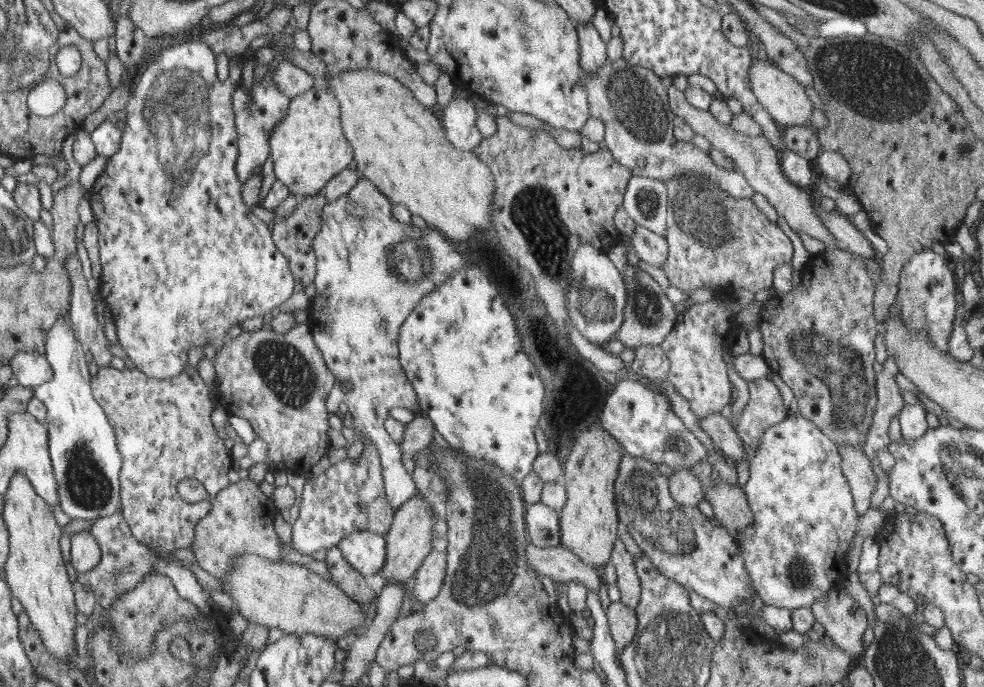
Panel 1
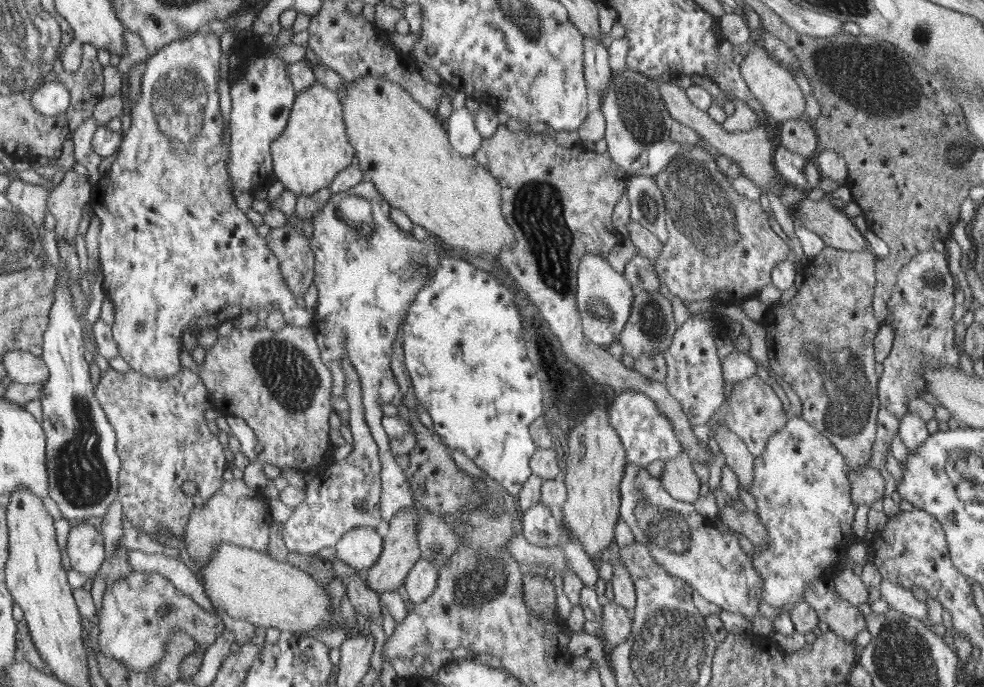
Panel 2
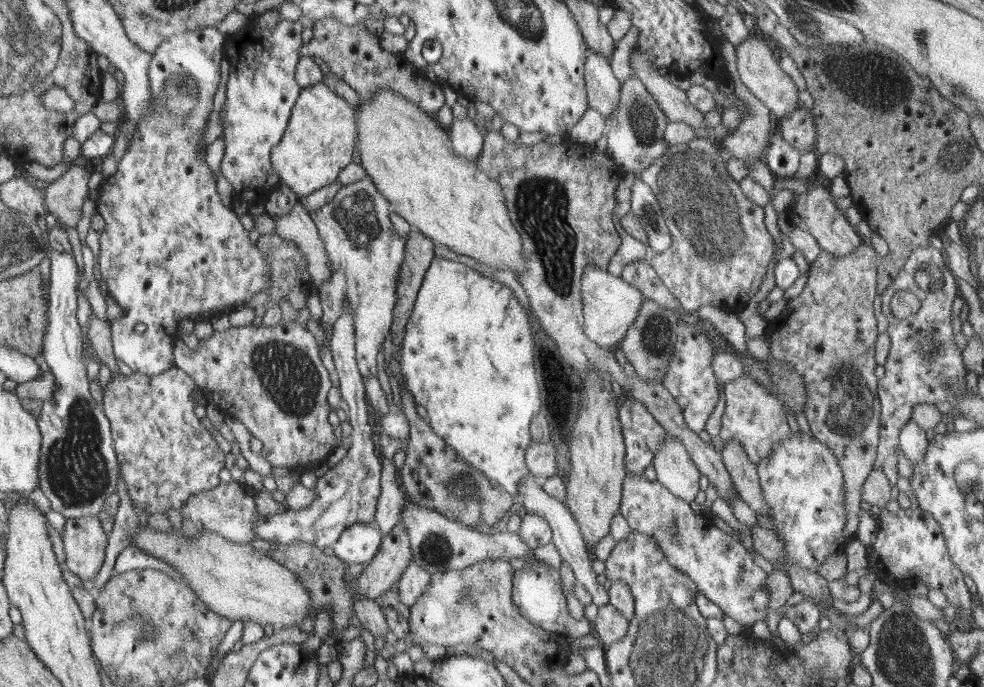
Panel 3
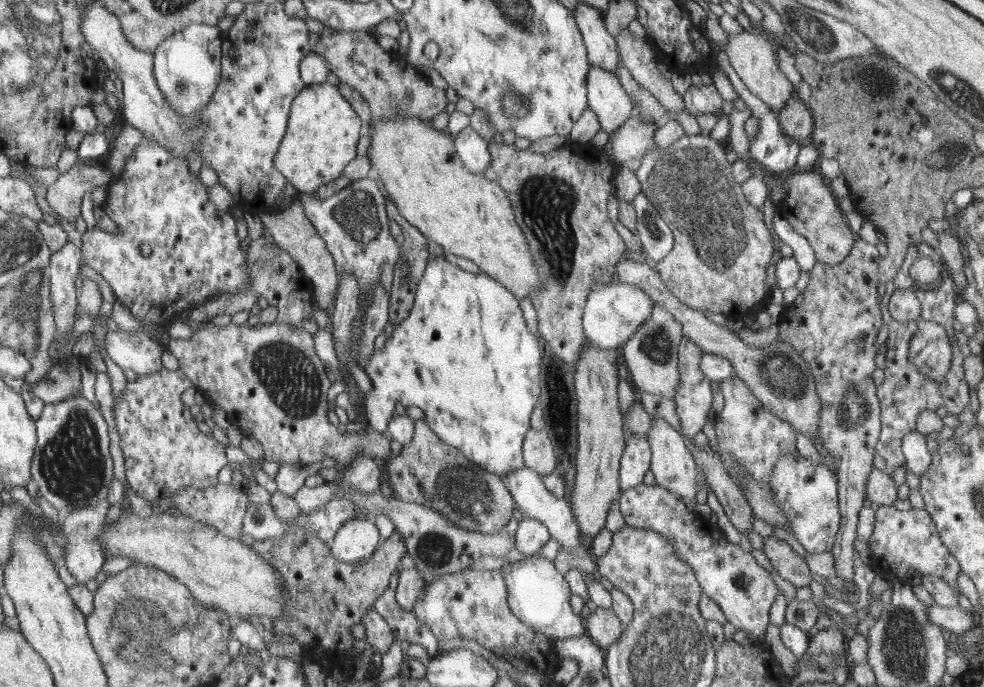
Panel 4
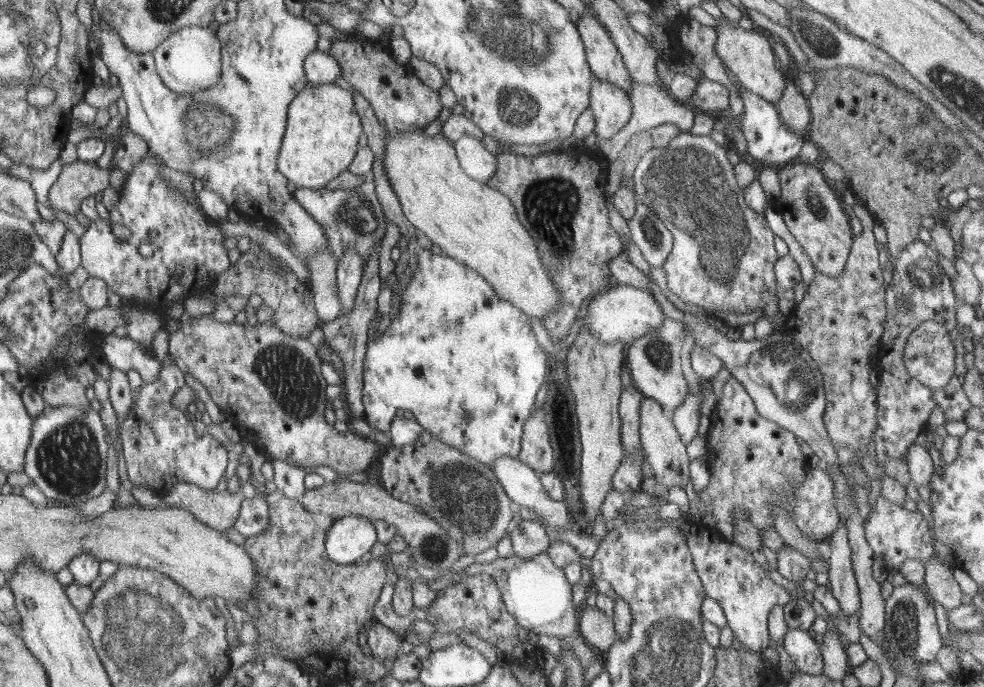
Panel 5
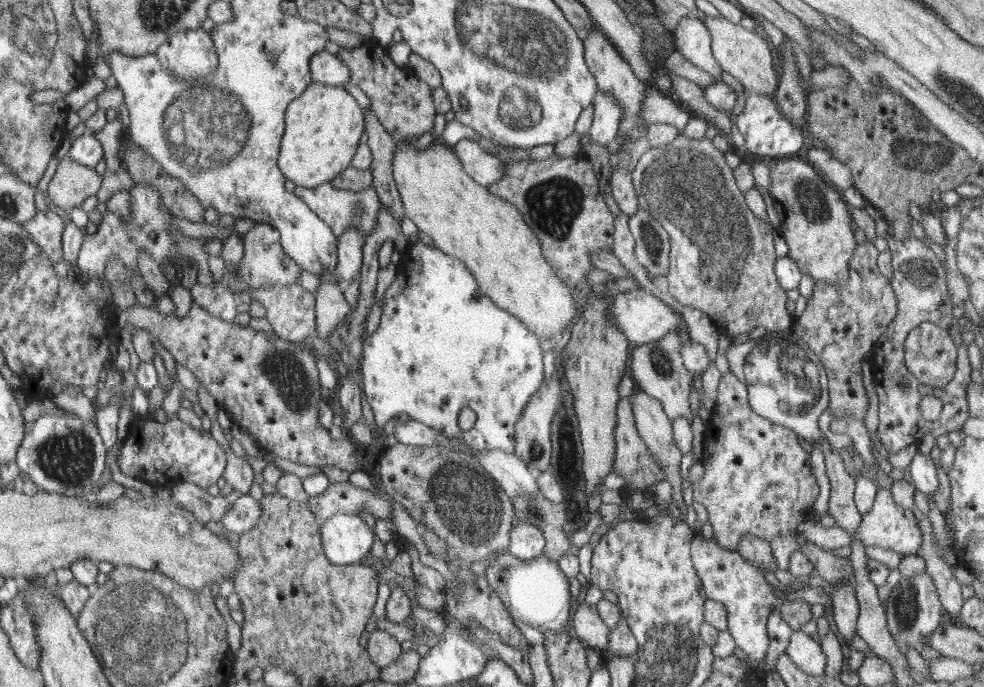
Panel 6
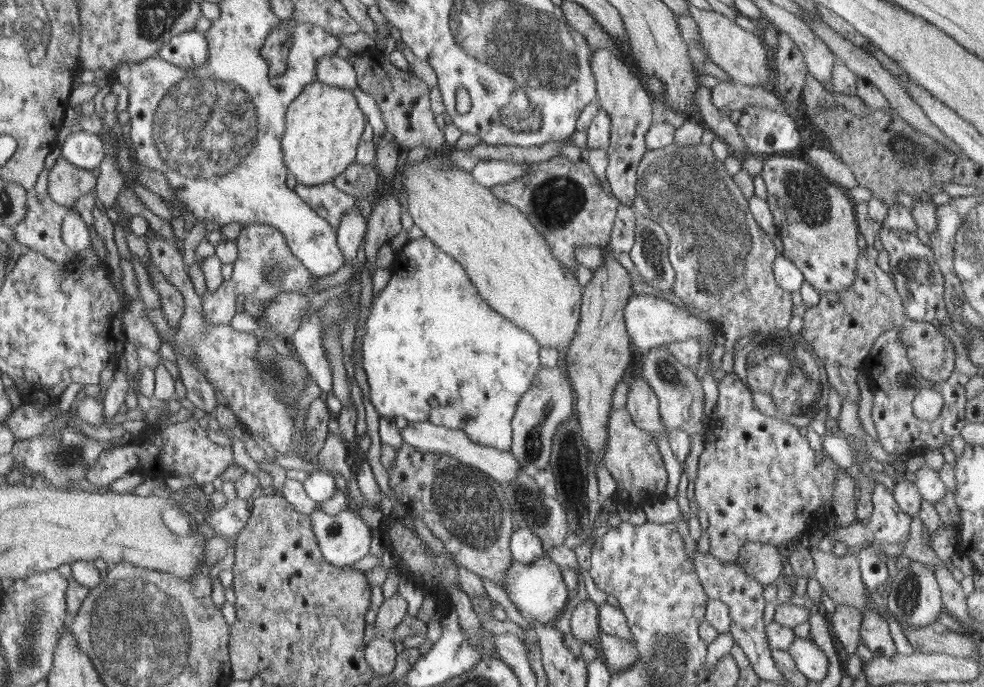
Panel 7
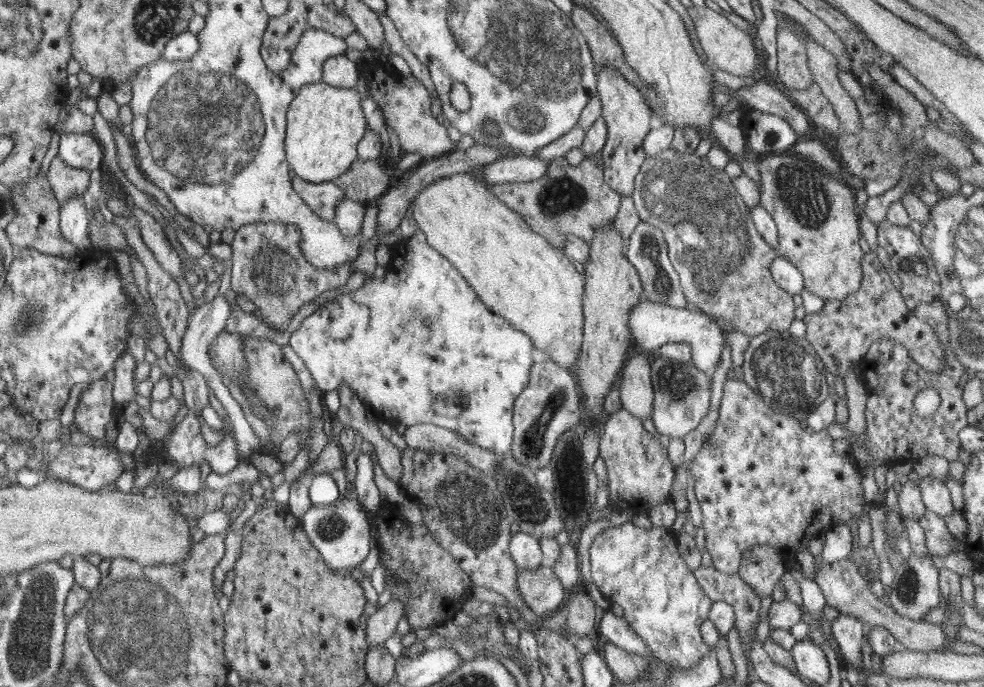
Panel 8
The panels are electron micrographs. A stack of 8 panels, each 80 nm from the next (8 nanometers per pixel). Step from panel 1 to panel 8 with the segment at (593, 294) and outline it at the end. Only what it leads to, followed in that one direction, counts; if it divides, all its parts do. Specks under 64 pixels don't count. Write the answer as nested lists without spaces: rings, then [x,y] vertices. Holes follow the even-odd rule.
[[[646,298],[643,303],[635,304],[634,309],[630,327],[639,350],[654,354],[666,343],[688,343],[691,346],[691,359],[697,368],[710,372],[716,366],[726,343],[724,339],[726,326],[721,322],[700,313],[694,314],[685,308],[674,308]]]

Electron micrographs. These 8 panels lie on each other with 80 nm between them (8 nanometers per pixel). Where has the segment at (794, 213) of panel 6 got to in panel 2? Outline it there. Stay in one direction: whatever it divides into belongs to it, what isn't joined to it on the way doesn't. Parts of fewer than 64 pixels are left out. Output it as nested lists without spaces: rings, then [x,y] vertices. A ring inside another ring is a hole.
[[[806,196],[798,205],[798,224],[815,232],[826,246],[841,251],[858,251],[869,248],[867,240],[853,220],[830,203],[830,198],[812,201]]]

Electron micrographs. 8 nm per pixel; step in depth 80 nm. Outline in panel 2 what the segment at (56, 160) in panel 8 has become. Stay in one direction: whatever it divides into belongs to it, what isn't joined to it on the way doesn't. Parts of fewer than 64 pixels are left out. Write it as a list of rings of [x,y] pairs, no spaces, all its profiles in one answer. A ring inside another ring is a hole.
[[[68,171],[57,180],[47,198],[47,208],[56,219],[55,238],[74,244],[78,224],[82,220],[82,206],[90,202],[90,184],[87,176]]]

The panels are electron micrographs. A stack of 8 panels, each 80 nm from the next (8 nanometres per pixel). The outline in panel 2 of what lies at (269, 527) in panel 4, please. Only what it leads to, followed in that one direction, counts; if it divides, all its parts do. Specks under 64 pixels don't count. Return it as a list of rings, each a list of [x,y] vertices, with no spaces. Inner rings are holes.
[[[345,357],[341,358],[341,367],[345,372],[347,381],[345,382],[344,398],[349,402],[350,419],[347,425],[351,428],[354,449],[350,455],[342,461],[327,463],[326,469],[317,472],[316,476],[307,482],[305,499],[297,504],[289,520],[282,524],[283,540],[288,551],[303,553],[304,555],[316,555],[323,548],[335,547],[338,540],[357,527],[384,528],[382,516],[380,516],[379,502],[381,497],[381,460],[379,459],[379,448],[371,435],[369,426],[364,420],[364,409],[361,403],[361,388],[356,371],[352,363]]]

